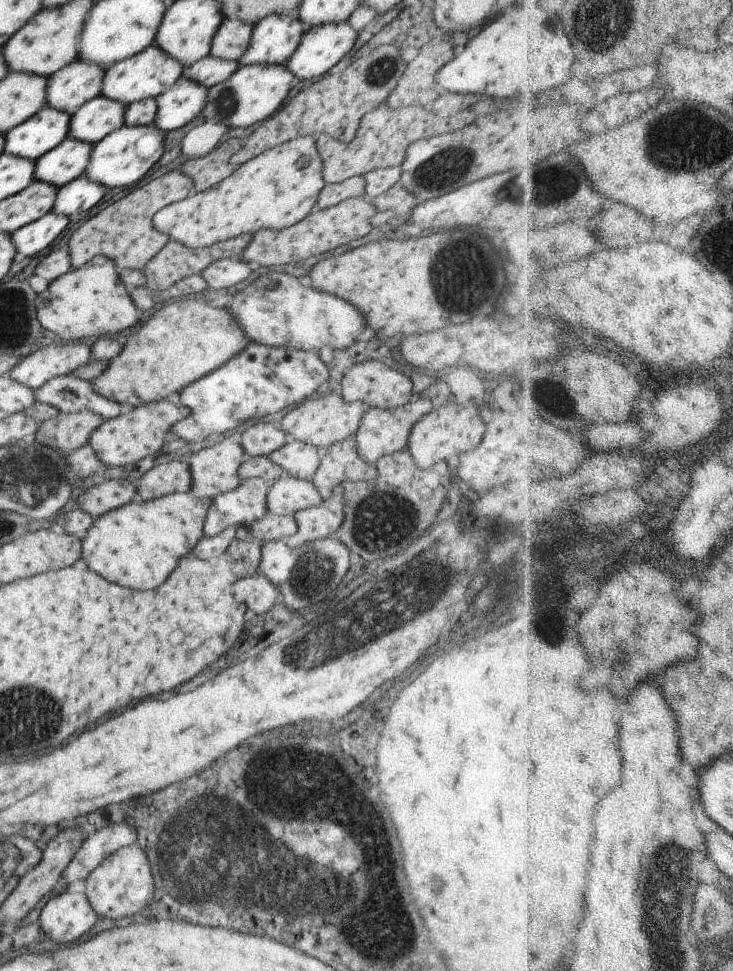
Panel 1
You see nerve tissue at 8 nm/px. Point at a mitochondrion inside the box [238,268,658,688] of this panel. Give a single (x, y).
(396, 600)

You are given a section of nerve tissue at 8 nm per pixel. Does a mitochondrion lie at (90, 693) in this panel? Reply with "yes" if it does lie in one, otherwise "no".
no

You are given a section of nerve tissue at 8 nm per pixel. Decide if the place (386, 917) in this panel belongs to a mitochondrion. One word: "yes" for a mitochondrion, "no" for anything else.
yes

